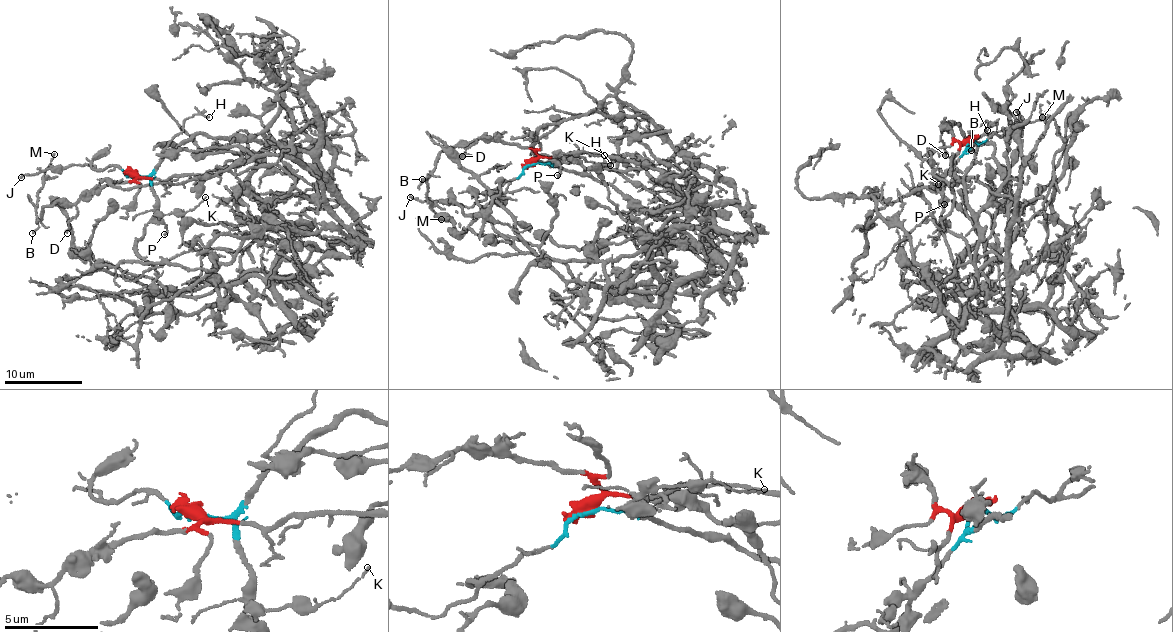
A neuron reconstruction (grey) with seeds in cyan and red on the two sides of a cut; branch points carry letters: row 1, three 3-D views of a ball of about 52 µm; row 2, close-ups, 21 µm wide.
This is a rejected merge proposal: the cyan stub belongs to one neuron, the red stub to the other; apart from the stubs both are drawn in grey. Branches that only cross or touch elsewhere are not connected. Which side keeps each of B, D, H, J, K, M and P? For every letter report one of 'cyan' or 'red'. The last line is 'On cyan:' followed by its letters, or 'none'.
B: red
D: red
H: red
J: cyan
K: cyan
M: red
P: cyan
On cyan: J, K, P

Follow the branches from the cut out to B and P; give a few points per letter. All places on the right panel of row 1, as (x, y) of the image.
B: (971, 142), (960, 144), (952, 130), (948, 130), (950, 124), (945, 126), (948, 122), (960, 124), (971, 150)
P: (971, 142), (942, 180), (941, 193), (945, 204)

